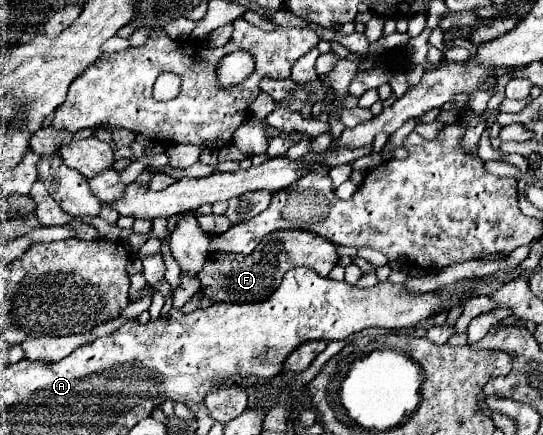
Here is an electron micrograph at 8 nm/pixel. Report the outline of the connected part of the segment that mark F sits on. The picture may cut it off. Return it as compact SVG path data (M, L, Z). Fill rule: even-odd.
M277 230L277 232L267 234L259 242L259 246L253 250L253 254L249 254L249 256L213 256L211 254L205 268L201 270L199 280L201 280L201 288L203 288L205 296L213 298L217 302L257 302L257 300L269 298L277 290L277 286L281 284L287 270L297 268L297 266L307 266L307 268L313 268L321 276L329 276L331 268L337 262L339 262L337 246L331 244L329 240L325 240L313 232L307 232L307 230Z

